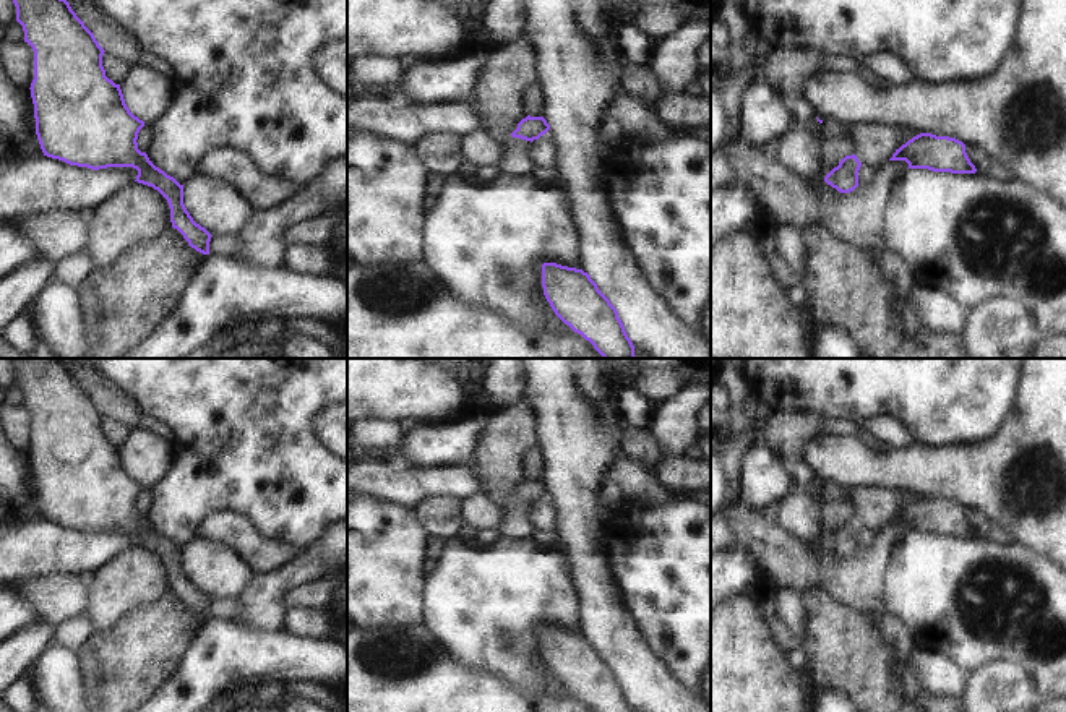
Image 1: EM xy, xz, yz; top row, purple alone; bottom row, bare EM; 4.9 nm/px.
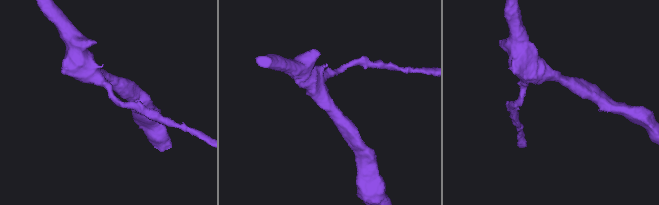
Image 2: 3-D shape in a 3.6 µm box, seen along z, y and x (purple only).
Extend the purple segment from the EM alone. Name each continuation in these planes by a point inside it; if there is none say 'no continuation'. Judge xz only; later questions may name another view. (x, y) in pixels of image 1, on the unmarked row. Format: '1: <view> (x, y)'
no continuation

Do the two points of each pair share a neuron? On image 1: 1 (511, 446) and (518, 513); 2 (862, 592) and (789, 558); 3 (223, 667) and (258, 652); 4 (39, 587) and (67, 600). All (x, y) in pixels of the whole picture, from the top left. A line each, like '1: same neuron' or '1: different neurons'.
1: same neuron
2: same neuron
3: same neuron
4: same neuron

